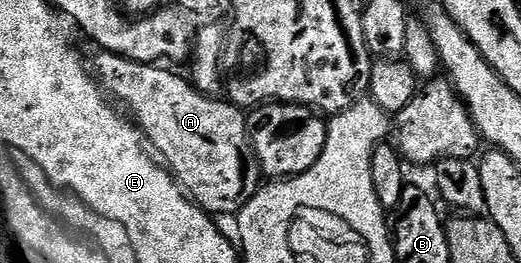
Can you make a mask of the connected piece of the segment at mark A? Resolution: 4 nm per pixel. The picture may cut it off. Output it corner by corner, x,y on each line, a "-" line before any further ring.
100,50
98,54
95,67
93,63
93,71
100,88
112,100
120,99
131,110
130,118
137,124
146,142
154,148
157,155
159,150
158,158
174,175
175,182
183,188
191,202
215,217
231,215
242,207
244,210
261,186
259,161
252,152
251,140
247,133
247,115
230,101
203,94
190,78
182,79
181,76
166,71
171,70
166,66
138,63
105,50

